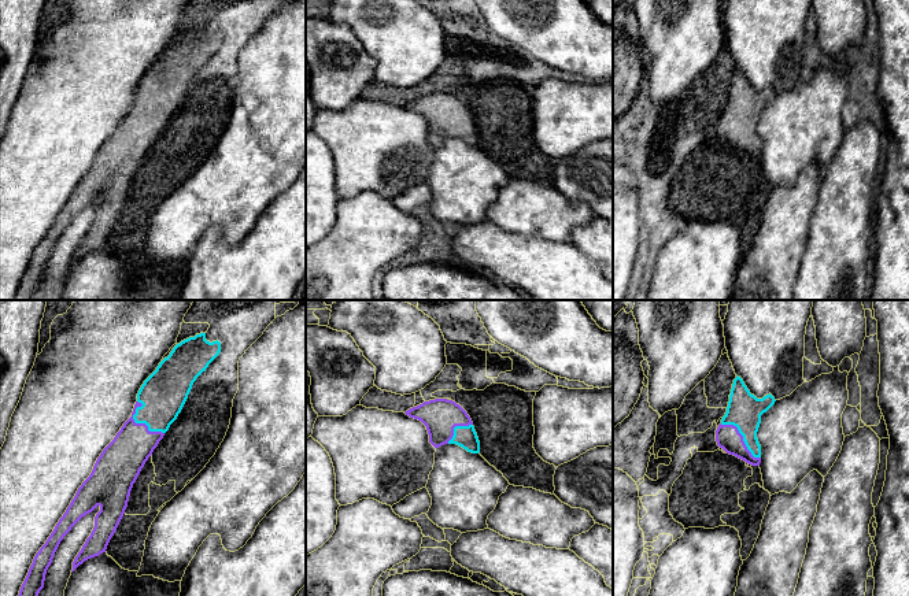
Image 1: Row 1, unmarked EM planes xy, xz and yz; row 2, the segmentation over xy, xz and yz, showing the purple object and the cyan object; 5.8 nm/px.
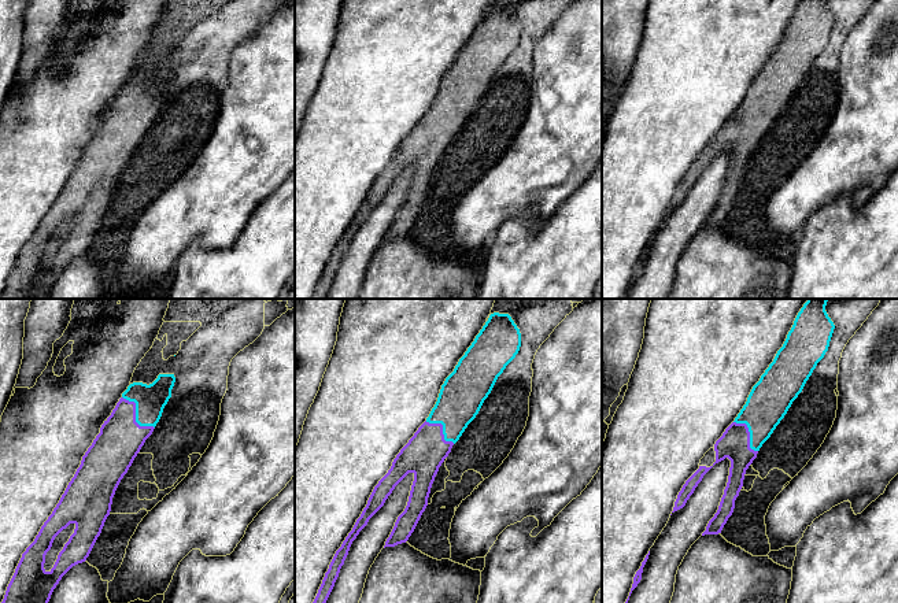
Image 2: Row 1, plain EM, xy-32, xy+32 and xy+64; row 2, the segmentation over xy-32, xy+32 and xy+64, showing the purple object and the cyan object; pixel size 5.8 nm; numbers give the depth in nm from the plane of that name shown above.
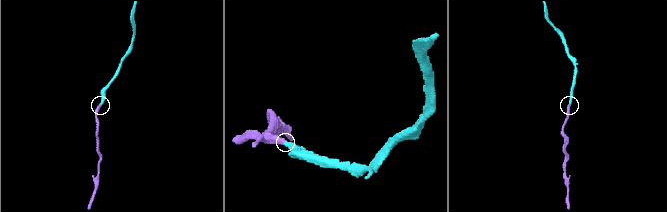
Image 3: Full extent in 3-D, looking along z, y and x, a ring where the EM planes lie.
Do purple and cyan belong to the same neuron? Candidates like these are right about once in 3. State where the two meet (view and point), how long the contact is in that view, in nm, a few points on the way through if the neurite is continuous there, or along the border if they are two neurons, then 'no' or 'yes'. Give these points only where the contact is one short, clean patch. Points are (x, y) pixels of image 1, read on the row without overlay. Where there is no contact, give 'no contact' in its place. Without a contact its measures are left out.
xy (139, 117) | 260 nm | across xy (121, 155), (139, 129), (139, 117), (158, 97), (163, 87) | yes

